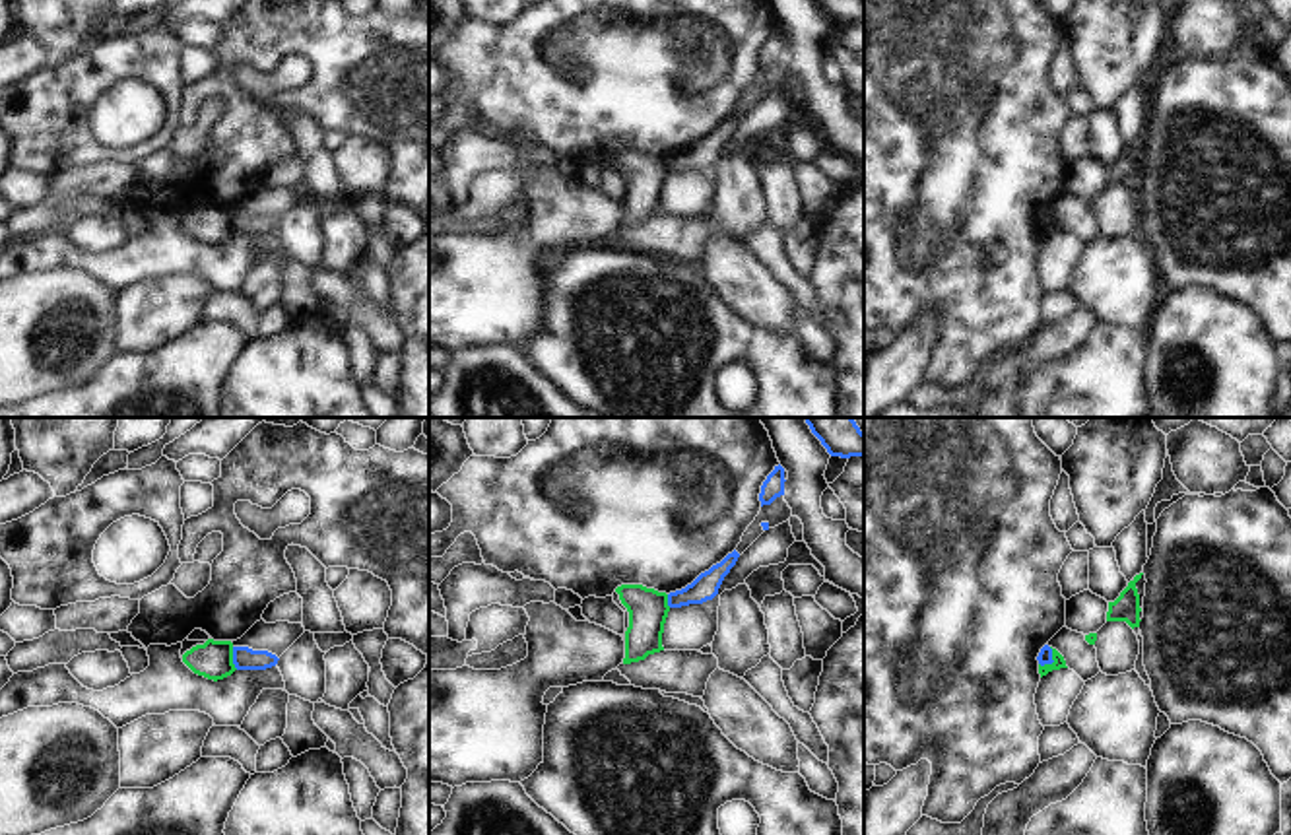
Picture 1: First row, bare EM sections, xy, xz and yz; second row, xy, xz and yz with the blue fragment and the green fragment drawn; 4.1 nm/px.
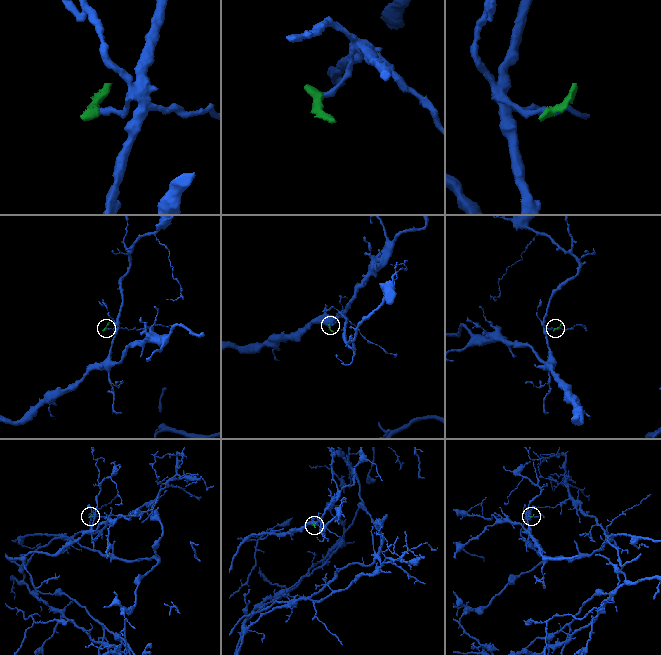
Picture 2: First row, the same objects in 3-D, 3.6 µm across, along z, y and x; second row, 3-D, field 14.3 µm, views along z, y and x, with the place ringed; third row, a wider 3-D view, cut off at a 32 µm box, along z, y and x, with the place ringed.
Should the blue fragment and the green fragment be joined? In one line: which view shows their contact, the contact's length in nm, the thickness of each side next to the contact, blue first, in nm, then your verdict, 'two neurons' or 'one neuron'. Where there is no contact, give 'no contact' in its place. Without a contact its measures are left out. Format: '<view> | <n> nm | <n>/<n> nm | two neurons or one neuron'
yz | 100 nm | 60/50 nm | two neurons

